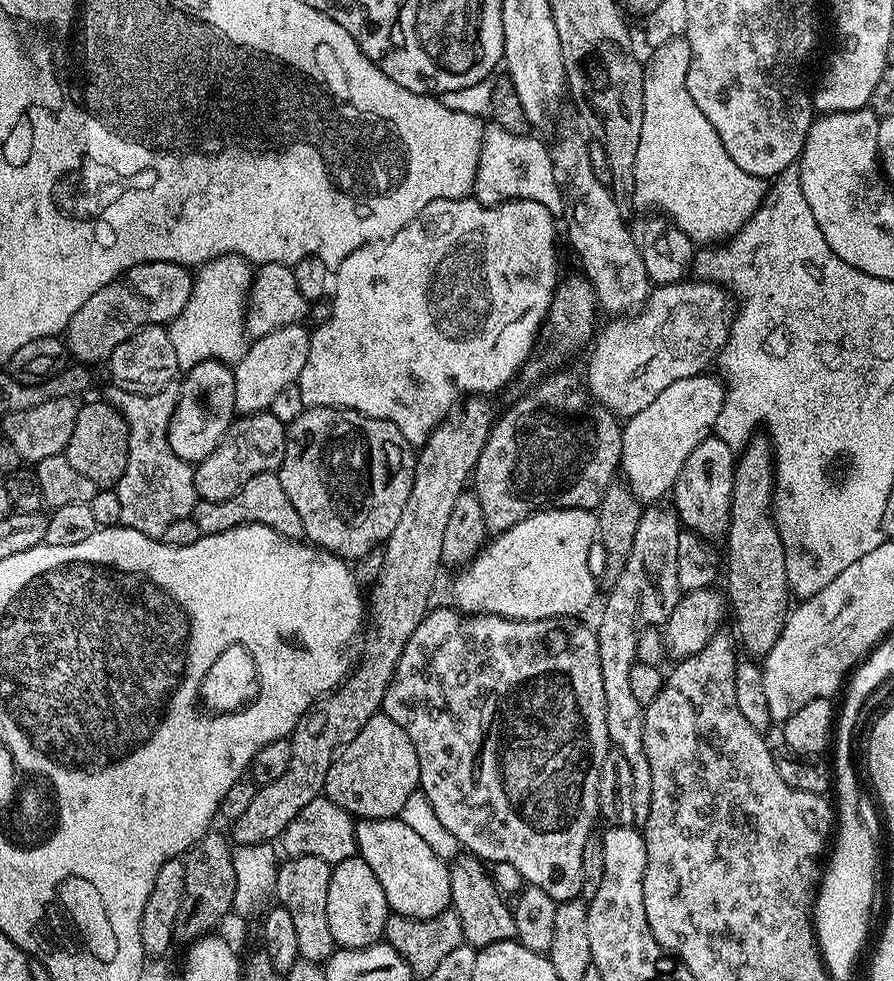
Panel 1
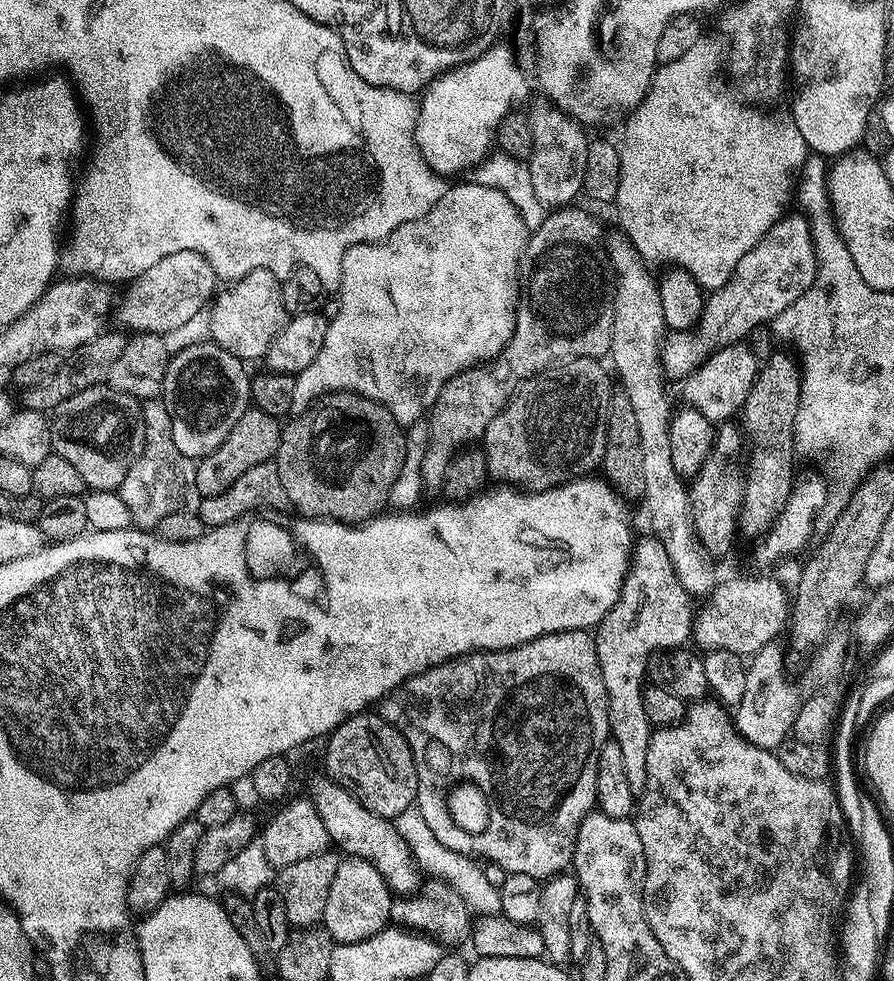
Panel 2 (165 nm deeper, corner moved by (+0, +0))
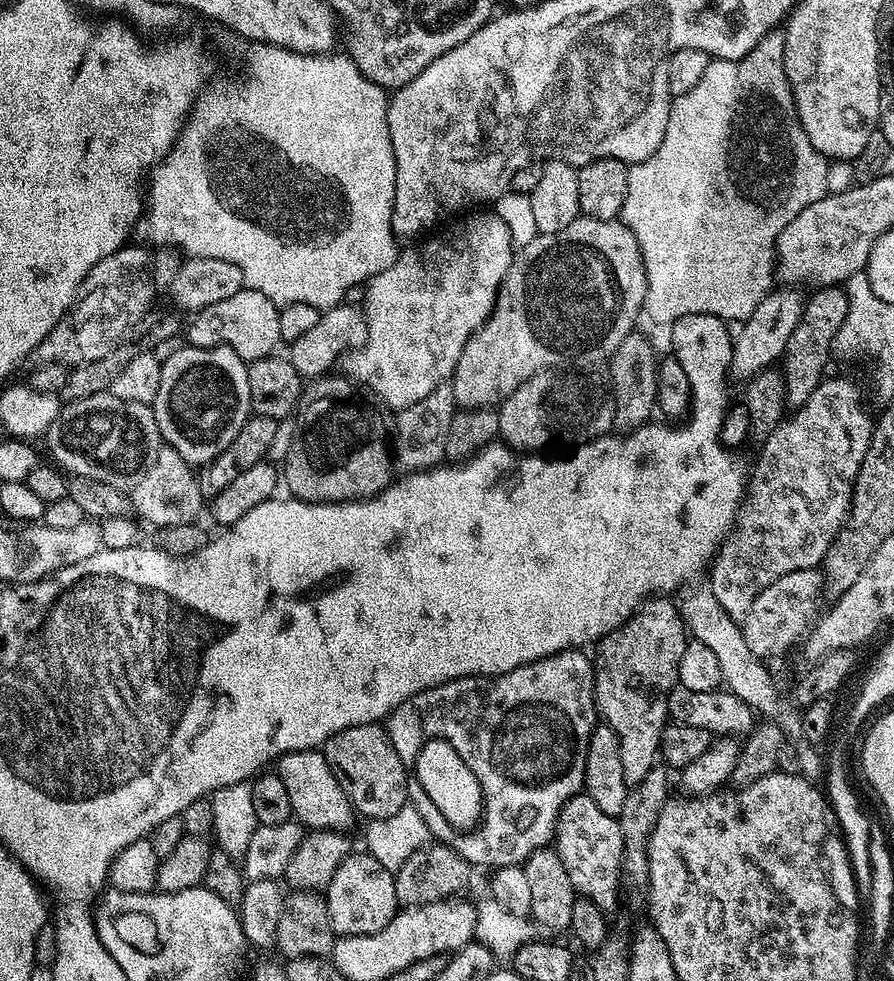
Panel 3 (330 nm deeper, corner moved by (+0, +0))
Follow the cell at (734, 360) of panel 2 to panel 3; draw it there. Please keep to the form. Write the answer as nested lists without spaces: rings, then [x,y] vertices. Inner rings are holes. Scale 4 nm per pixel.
[[[782,286],[769,292],[762,302],[750,314],[750,318],[739,325],[740,333],[735,333],[732,342],[732,367],[731,375],[747,382],[757,376],[763,368],[773,367],[783,357],[786,350],[786,342],[790,342],[790,334],[794,334],[794,328],[804,313],[805,293],[792,286]]]

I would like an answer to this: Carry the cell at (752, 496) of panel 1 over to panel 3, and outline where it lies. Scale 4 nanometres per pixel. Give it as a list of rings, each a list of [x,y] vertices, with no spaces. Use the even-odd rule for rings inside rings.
[[[820,286],[815,289],[813,296],[809,295],[804,301],[804,313],[790,334],[790,342],[786,342],[786,350],[782,357],[782,371],[786,382],[788,404],[793,409],[800,408],[810,394],[825,379],[824,367],[828,364],[828,355],[833,355],[834,341],[842,322],[846,320],[848,295],[840,286]]]

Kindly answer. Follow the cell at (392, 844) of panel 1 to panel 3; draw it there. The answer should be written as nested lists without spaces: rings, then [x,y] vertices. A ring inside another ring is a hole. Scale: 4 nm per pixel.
[[[323,751],[288,752],[280,757],[278,771],[290,794],[293,817],[308,830],[348,830],[354,817],[352,803],[334,778]]]

